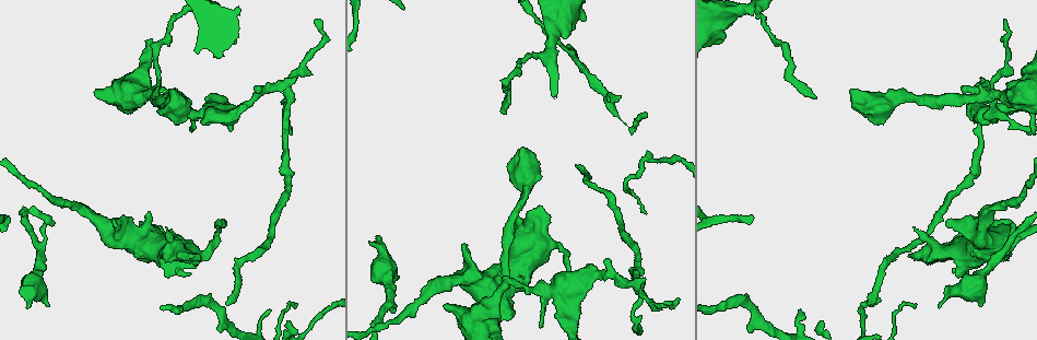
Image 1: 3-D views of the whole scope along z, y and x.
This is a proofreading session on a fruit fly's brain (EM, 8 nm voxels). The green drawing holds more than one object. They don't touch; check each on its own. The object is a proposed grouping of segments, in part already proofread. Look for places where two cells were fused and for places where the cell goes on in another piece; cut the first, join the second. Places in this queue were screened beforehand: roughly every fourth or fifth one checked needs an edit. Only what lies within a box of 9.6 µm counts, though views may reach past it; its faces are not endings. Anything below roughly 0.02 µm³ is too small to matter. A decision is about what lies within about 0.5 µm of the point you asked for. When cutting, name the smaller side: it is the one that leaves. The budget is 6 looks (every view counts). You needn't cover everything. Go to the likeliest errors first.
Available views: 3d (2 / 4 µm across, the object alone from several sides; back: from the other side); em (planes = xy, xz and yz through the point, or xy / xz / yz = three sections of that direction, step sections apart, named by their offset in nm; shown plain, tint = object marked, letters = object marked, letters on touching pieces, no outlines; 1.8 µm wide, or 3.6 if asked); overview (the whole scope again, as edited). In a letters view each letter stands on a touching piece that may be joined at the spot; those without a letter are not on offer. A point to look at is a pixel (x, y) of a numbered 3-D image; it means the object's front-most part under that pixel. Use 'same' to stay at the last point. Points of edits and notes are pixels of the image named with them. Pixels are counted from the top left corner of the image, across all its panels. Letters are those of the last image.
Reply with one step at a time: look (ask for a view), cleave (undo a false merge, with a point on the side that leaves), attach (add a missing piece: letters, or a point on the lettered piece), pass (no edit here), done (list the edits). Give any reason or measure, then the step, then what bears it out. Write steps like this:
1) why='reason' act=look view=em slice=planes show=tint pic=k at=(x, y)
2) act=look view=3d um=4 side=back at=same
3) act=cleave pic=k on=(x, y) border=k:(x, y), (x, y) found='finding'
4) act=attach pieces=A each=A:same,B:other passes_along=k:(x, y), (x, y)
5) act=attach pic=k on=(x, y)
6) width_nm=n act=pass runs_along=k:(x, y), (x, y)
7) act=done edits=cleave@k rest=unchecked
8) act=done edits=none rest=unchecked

why='narrows sharply' act=look view=em slice=planes show=letters pic=1 at=(505, 283)

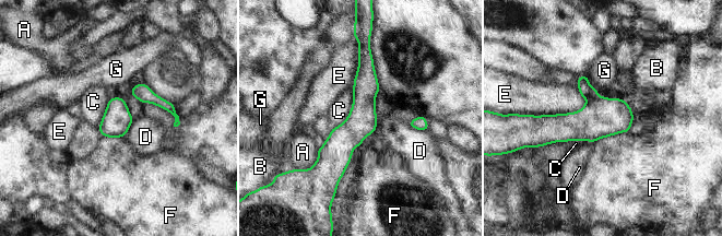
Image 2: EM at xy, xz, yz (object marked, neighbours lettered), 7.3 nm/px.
width_nm=220 act=cleave pic=2 on=(587, 91) each=A:other,B:other,C:other,D:other,E:other,F:other,G:other border=2:(596, 95), (587, 101) found='a second cell is stuck on'

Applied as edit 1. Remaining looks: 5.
why='free end' act=look view=3d um=4 pic=1 at=(93, 92)

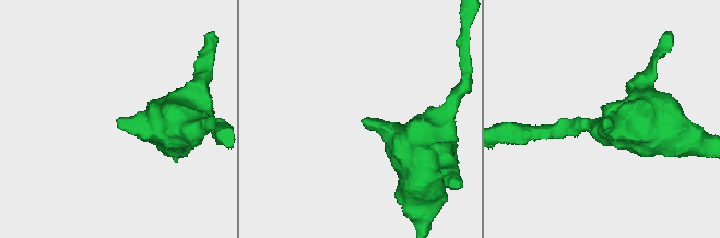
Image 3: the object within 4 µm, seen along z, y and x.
act=look view=em slice=yz step=16 show=tint pic=3 at=(606, 120)

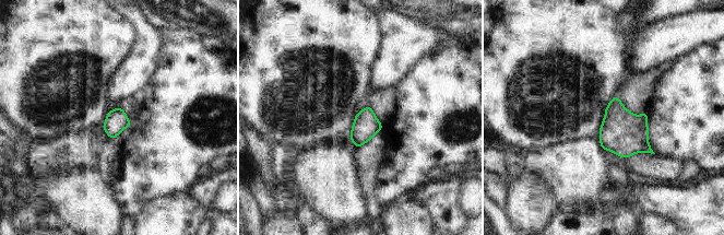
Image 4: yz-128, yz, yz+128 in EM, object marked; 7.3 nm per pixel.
act=look view=em slice=planes show=letters at=same

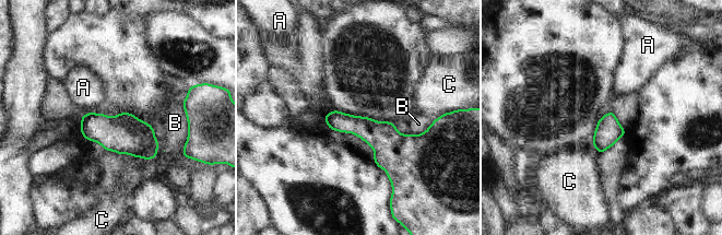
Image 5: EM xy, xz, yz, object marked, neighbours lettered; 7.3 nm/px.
act=pass each=A:other,B:other,C:other border=5:(92, 112), (84, 114) found='no lettered piece goes on from it'

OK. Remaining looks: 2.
why='an open end' act=look view=em slice=planes show=letters pic=1 at=(187, 274)

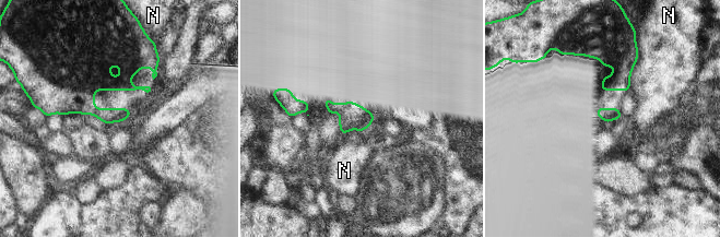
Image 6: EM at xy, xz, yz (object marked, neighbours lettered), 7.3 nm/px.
act=pass each=N:other border=6:(637, 46), (637, 61), (628, 90) found='none of them fits'

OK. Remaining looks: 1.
act=done edits=cleave@2 rest=unchecked

